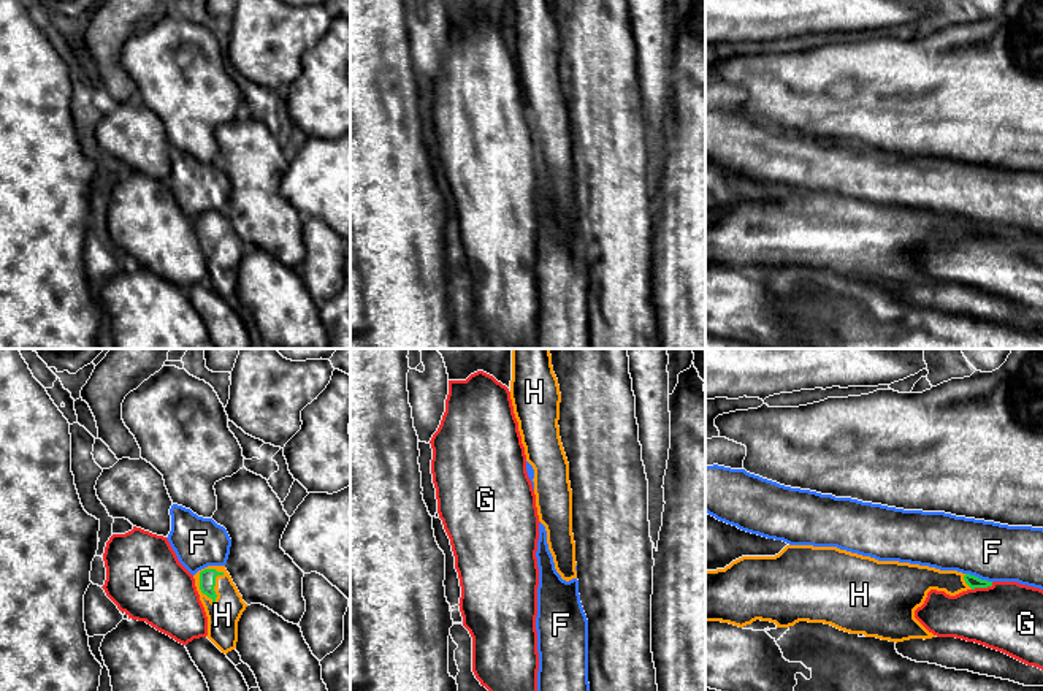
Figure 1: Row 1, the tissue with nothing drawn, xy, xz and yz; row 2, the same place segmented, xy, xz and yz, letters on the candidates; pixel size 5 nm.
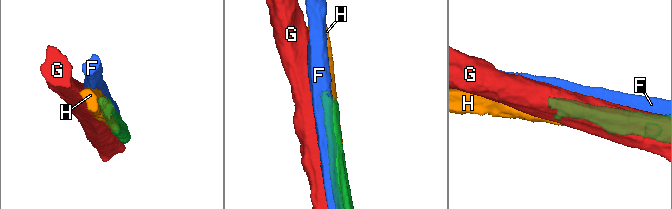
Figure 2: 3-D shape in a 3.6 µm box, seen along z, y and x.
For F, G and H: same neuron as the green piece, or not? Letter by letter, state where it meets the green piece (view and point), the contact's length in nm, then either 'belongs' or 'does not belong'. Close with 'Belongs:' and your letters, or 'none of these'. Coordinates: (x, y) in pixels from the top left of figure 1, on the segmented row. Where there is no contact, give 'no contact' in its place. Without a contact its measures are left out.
F: yz (977, 577) | 140 nm | does not belong
G: yz (981, 587) | 120 nm | does not belong
H: xy (200, 587) | 190 nm | belongs
Belongs: H

